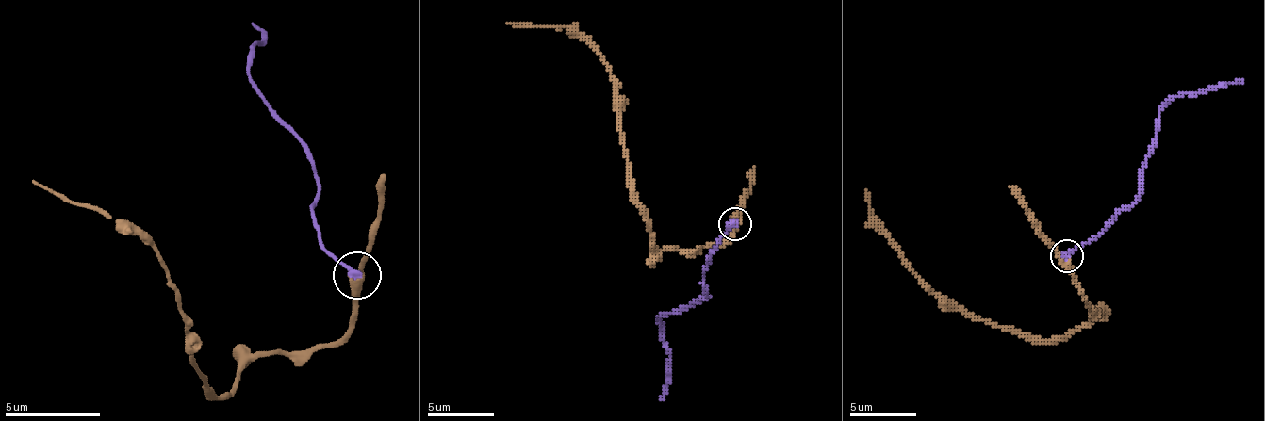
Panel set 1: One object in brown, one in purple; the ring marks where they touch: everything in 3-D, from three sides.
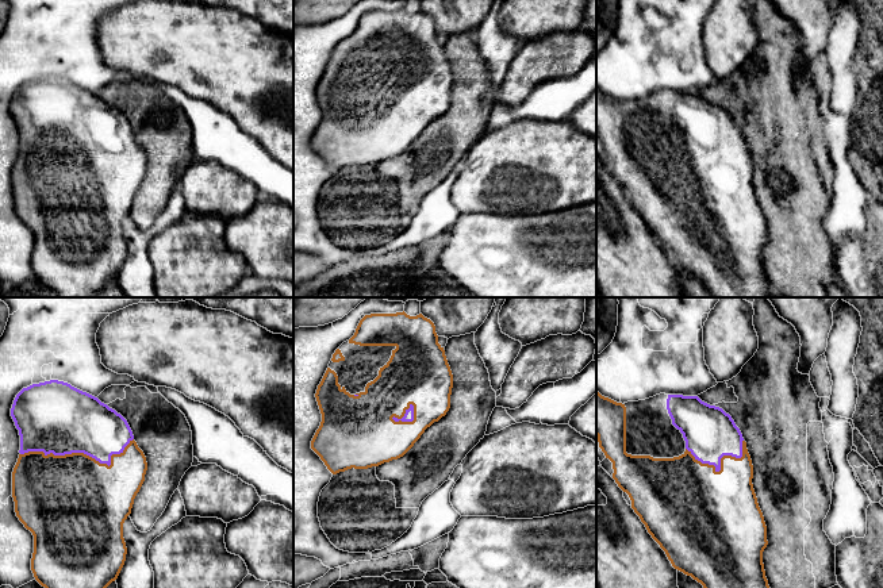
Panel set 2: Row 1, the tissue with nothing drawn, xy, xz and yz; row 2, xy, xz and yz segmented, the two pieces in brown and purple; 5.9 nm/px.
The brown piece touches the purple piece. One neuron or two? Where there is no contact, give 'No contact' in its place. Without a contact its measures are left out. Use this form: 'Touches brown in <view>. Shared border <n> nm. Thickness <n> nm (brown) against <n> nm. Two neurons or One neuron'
Touches brown in xy. Shared border 700 nm. Thickness 480 nm (brown) against 420 nm. One neuron

